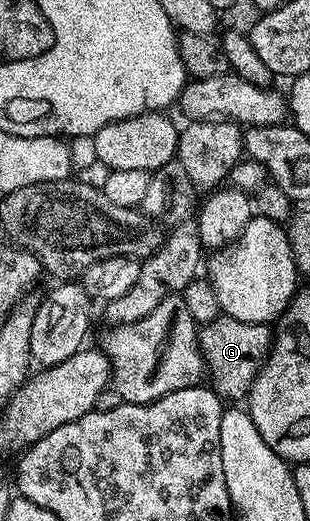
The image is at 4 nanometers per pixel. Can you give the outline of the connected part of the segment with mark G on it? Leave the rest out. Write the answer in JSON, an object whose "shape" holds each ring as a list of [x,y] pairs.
{"shape":[[[222,313],[213,322],[199,327],[199,347],[203,351],[205,371],[209,379],[212,379],[210,382],[213,384],[213,390],[220,399],[246,400],[255,378],[259,376],[259,370],[263,368],[263,363],[271,352],[271,330],[268,324],[237,321]]]}

